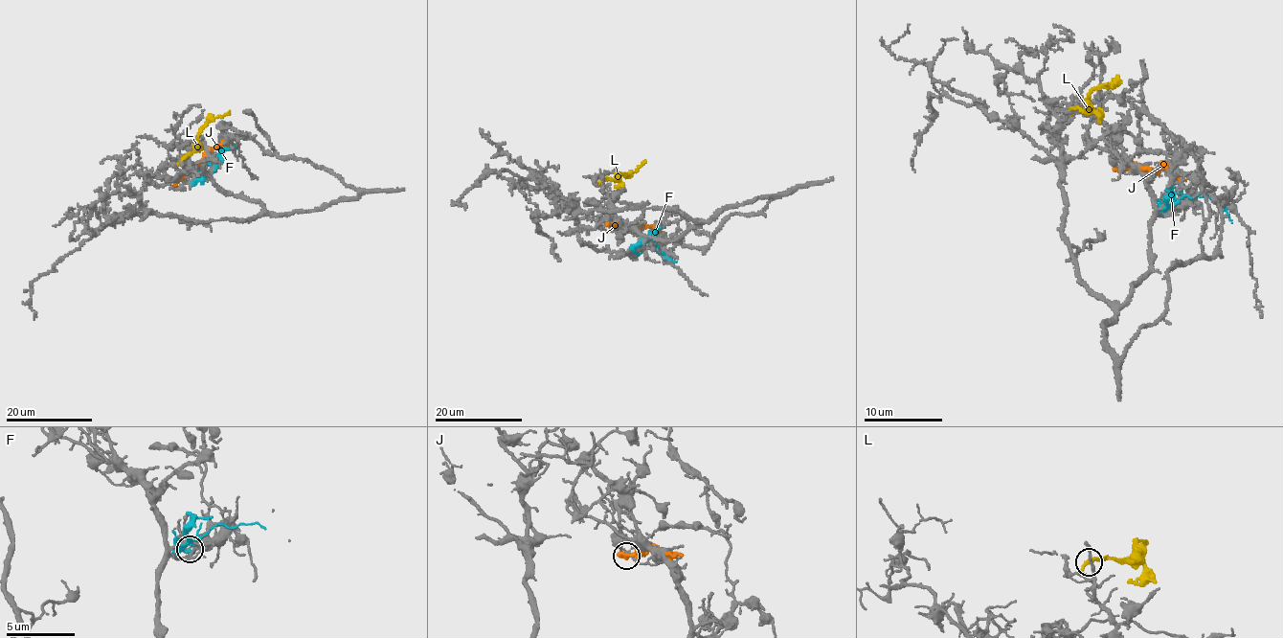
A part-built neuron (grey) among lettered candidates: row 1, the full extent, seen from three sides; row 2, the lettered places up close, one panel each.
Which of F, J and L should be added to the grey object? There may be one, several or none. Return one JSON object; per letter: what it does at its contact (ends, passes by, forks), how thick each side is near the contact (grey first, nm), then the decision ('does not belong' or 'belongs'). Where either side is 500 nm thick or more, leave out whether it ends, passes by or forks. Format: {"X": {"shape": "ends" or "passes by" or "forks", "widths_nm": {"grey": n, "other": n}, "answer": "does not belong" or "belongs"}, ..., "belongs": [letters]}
{"F": {"shape": "passes by", "widths_nm": {"grey": 200, "other": 190}, "answer": "does not belong"}, "J": {"widths_nm": {"grey": 200, "other": 500}, "answer": "does not belong"}, "L": {"shape": "passes by", "widths_nm": {"grey": 220, "other": 240}, "answer": "does not belong"}, "belongs": []}

